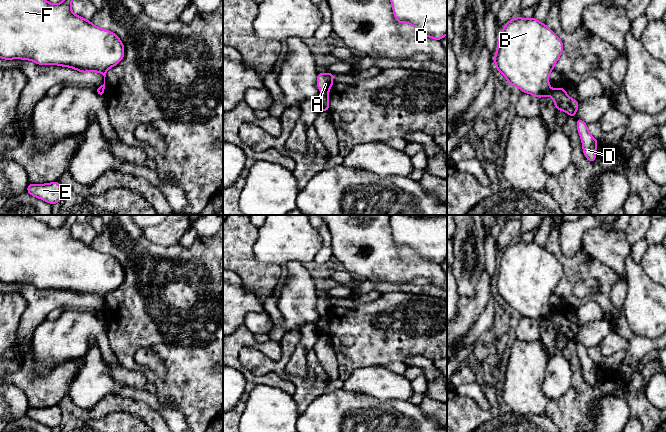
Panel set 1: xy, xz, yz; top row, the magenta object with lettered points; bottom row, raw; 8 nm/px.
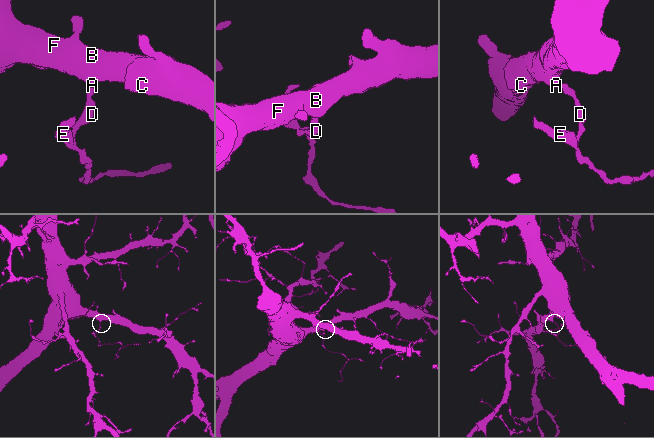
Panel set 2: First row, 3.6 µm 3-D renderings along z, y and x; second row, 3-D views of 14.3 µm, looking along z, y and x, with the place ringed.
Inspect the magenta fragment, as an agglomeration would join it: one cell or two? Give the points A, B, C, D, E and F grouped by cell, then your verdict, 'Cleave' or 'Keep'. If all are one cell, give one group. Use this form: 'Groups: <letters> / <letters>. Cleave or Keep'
Groups: A B C F / D E. Cleave

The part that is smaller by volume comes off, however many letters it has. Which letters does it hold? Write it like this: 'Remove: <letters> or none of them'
Remove: D, E

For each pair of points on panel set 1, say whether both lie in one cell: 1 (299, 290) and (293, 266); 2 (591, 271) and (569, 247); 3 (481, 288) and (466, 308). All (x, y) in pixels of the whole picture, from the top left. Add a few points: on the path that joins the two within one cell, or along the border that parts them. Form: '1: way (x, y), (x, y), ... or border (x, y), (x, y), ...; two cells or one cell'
1: way (299, 284), (296, 272); one cell
2: border (560, 234), (562, 252), (567, 256), (573, 256); two cells
3: way (481, 293), (471, 305); one cell

